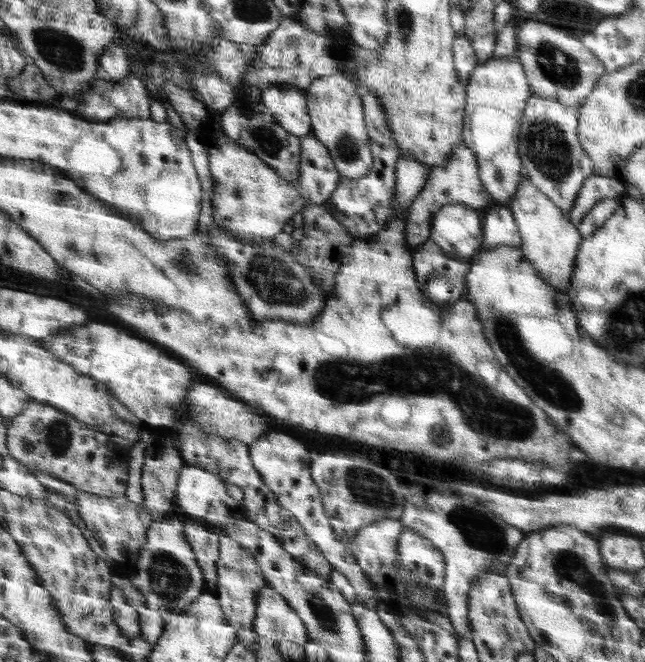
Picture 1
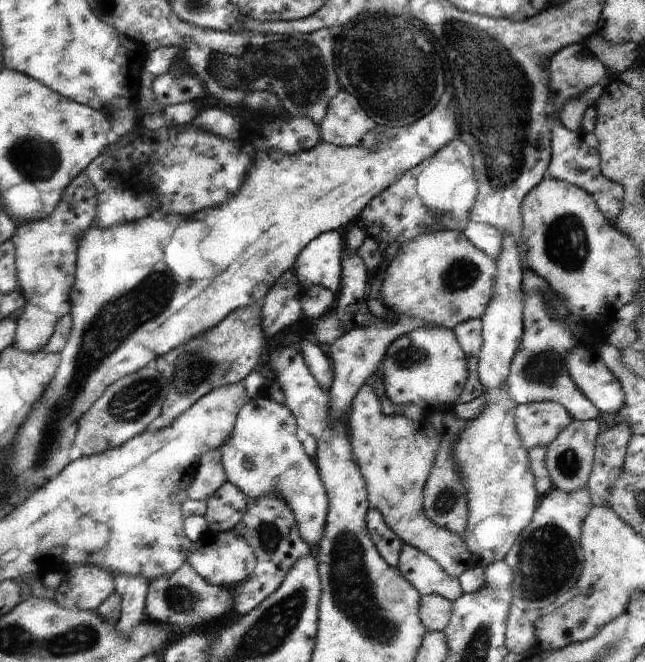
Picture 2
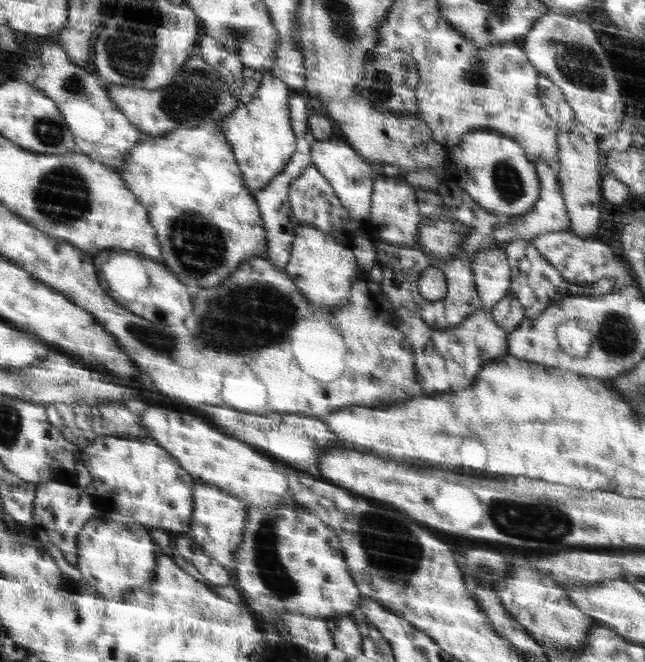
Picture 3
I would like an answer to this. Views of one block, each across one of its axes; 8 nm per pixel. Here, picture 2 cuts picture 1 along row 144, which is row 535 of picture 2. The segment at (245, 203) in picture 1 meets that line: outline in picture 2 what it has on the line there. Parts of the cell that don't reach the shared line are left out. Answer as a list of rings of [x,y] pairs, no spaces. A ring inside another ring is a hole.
[[[269,395],[249,398],[250,406],[238,418],[234,438],[220,446],[221,462],[227,480],[251,500],[278,494],[295,515],[300,537],[310,548],[322,540],[329,515],[329,498],[314,459],[306,454],[297,438],[297,420],[286,404],[275,402]],[[232,530],[215,535],[209,534],[195,541],[188,561],[198,575],[216,586],[232,586],[244,582],[252,574],[256,565],[254,552],[248,546],[248,542]]]

